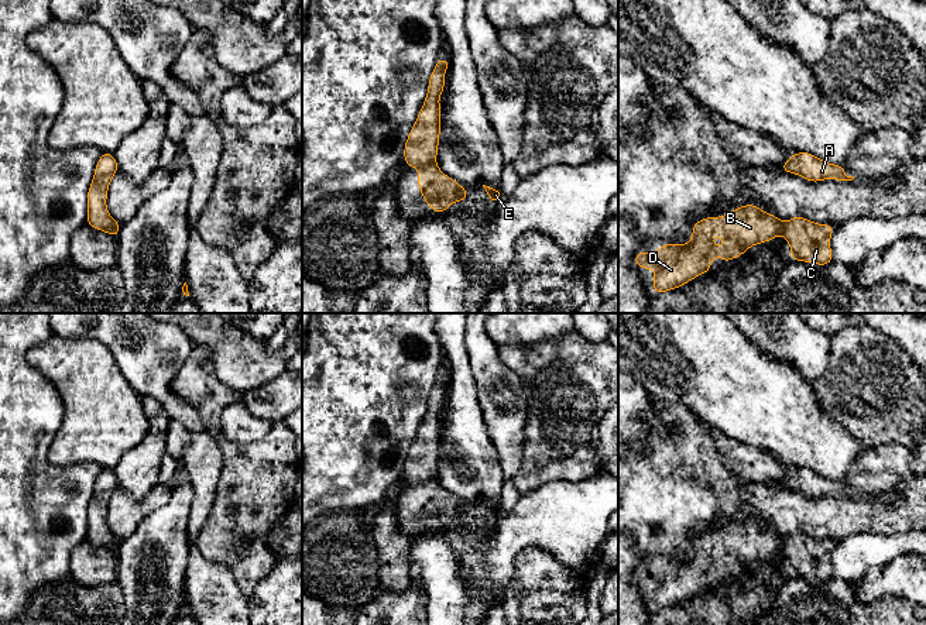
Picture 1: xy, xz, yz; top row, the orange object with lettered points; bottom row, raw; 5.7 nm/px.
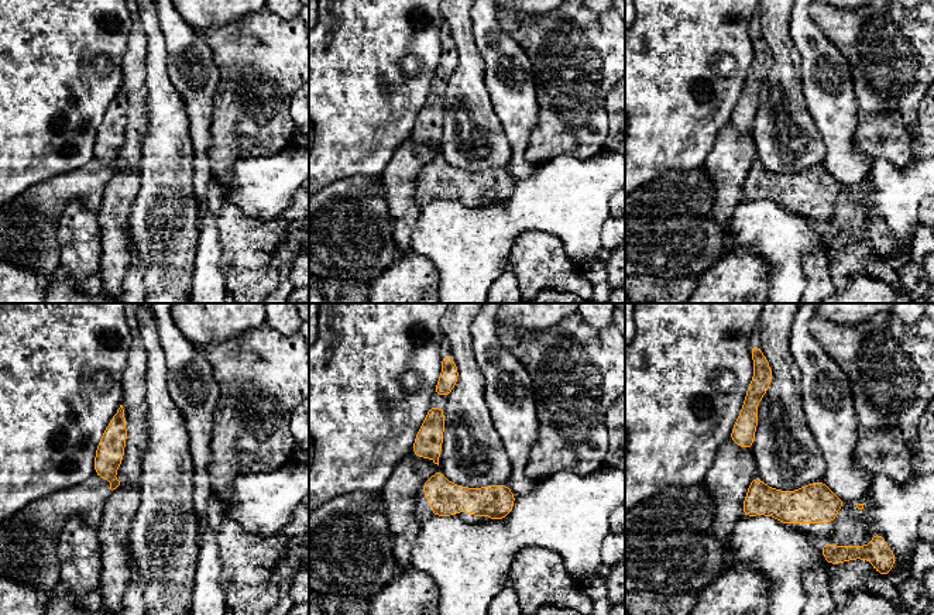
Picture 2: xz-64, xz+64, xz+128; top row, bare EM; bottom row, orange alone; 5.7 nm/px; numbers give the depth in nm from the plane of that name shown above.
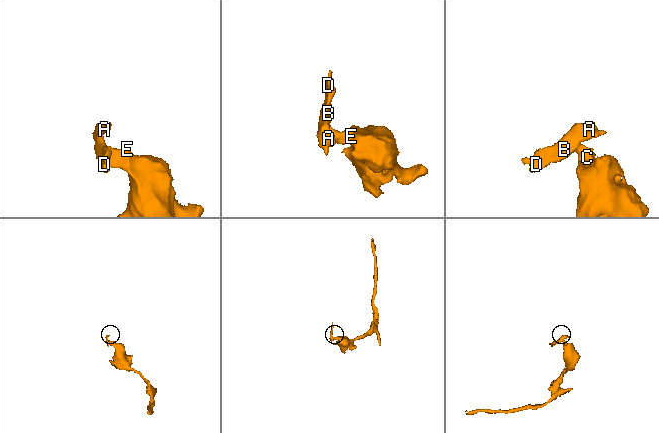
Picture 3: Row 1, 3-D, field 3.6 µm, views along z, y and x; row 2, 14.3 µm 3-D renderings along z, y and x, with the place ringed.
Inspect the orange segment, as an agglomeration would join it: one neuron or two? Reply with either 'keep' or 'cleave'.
cleave

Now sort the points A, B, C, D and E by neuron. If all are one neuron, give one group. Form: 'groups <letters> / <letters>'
groups A B D / C E

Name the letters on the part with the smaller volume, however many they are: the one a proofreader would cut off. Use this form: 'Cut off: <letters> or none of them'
Cut off: A, B, D

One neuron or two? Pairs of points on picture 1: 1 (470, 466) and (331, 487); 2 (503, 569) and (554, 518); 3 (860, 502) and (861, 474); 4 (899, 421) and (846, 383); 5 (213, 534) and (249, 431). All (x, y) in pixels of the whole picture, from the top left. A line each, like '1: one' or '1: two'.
1: two
2: one
3: two
4: one
5: two

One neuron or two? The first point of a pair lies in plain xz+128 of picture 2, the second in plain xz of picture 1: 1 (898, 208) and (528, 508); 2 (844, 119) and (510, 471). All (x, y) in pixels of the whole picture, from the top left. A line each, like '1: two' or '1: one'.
1: one
2: one

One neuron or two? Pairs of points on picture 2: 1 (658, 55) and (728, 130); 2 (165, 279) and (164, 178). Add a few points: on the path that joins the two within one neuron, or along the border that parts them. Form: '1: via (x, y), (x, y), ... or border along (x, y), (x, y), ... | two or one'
1: border along (728, 122), (718, 131), (716, 144), (708, 155) | two
2: via (168, 254), (167, 203) | one

